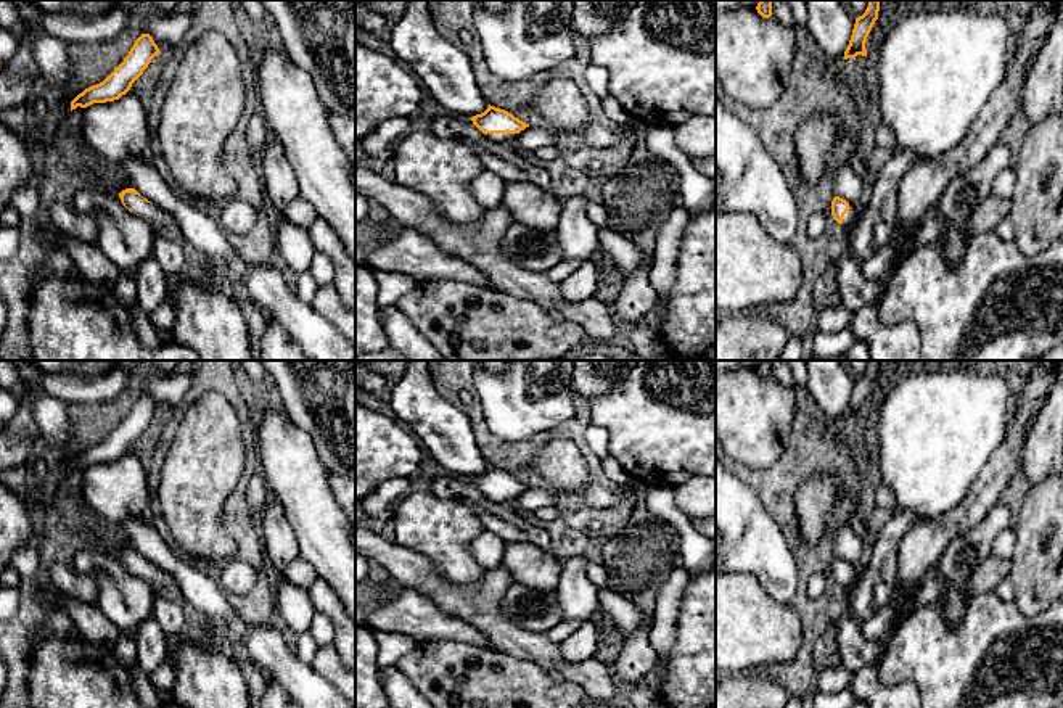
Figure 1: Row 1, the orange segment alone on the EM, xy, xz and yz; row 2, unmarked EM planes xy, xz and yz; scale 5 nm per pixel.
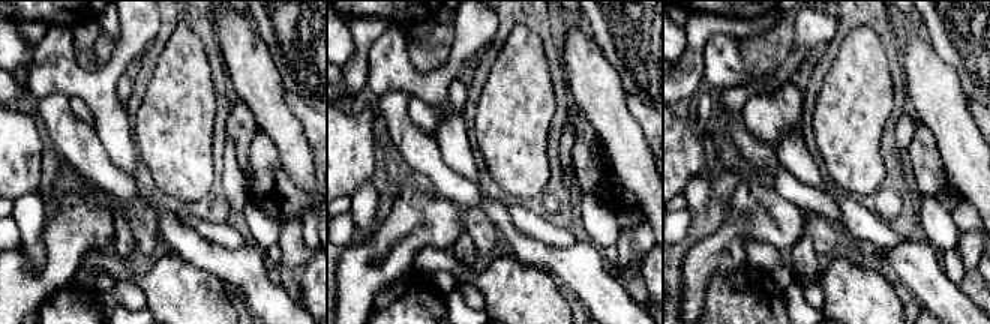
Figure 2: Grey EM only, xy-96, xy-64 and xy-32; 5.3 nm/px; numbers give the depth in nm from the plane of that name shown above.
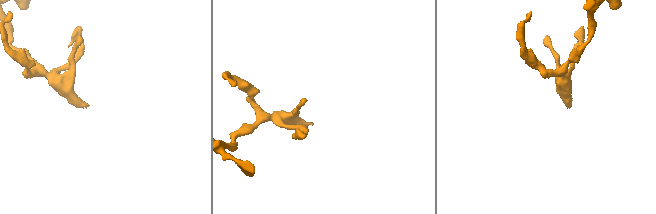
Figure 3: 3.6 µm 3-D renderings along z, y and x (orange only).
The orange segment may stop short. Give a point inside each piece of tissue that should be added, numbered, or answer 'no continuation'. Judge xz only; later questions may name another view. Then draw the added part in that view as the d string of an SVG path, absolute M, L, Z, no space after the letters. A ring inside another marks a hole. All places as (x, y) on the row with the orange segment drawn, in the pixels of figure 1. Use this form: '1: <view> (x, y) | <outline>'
1: xz (497, 137) | M487 134L487 137L494 142L508 142L511 143L518 134Z

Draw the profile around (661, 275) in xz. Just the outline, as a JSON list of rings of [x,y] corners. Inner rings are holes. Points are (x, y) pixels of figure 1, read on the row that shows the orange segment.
[[[683,204],[674,208],[655,240],[648,282],[656,290],[658,301],[653,309],[646,312],[643,322],[656,336],[659,333],[661,322],[666,317],[669,291],[675,283],[680,241],[688,220],[690,214]]]

